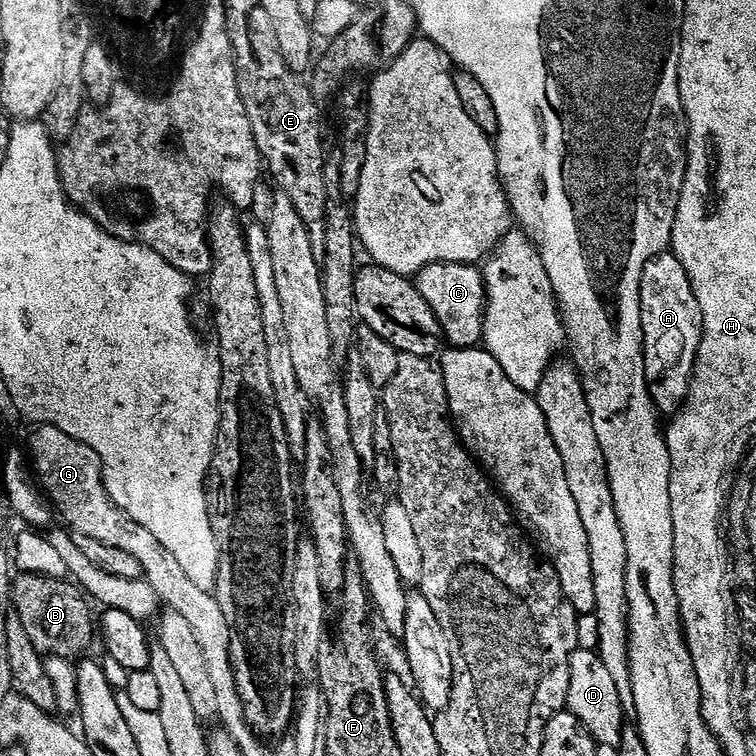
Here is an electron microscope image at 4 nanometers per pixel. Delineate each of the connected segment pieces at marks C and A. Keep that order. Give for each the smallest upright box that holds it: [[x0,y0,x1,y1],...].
[[414,264,488,349],[640,251,704,414]]

